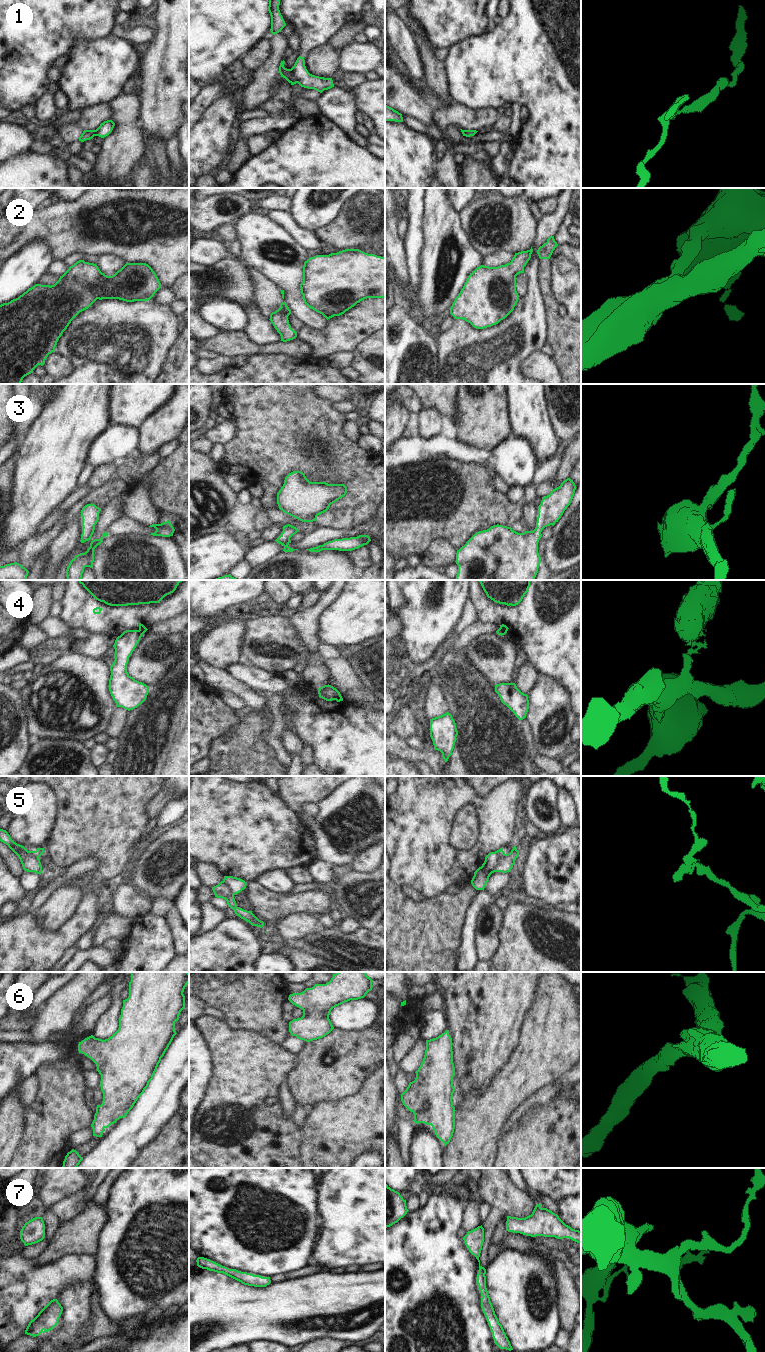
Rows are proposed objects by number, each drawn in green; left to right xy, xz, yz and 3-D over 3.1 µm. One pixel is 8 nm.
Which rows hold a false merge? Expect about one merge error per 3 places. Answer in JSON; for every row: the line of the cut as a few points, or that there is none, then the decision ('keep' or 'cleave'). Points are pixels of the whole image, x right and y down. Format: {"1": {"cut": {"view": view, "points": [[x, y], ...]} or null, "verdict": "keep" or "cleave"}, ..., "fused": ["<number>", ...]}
{"1": {"cut": {"view": "xz", "points": [[290, 69], [297, 82]]}, "verdict": "cleave"}, "2": {"cut": null, "verdict": "keep"}, "3": {"cut": null, "verdict": "keep"}, "4": {"cut": {"view": "yz", "points": [[499, 628], [505, 633]]}, "verdict": "cleave"}, "5": {"cut": null, "verdict": "keep"}, "6": {"cut": null, "verdict": "keep"}, "7": {"cut": null, "verdict": "keep"}, "fused": ["1", "4"]}

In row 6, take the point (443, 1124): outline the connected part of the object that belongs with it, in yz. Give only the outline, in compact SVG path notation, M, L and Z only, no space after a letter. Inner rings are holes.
M449 1030L426 1040L425 1055L415 1073L415 1080L401 1094L401 1101L414 1114L413 1121L431 1125L446 1146L454 1133L456 1111L452 1101L455 1067Z

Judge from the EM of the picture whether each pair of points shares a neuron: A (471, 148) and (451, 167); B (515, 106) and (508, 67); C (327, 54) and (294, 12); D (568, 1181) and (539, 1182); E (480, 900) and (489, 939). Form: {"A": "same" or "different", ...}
{"A": "same", "B": "different", "C": "different", "D": "same", "E": "different"}

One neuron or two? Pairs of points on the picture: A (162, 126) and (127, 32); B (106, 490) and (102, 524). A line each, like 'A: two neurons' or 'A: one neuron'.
A: two neurons
B: two neurons

